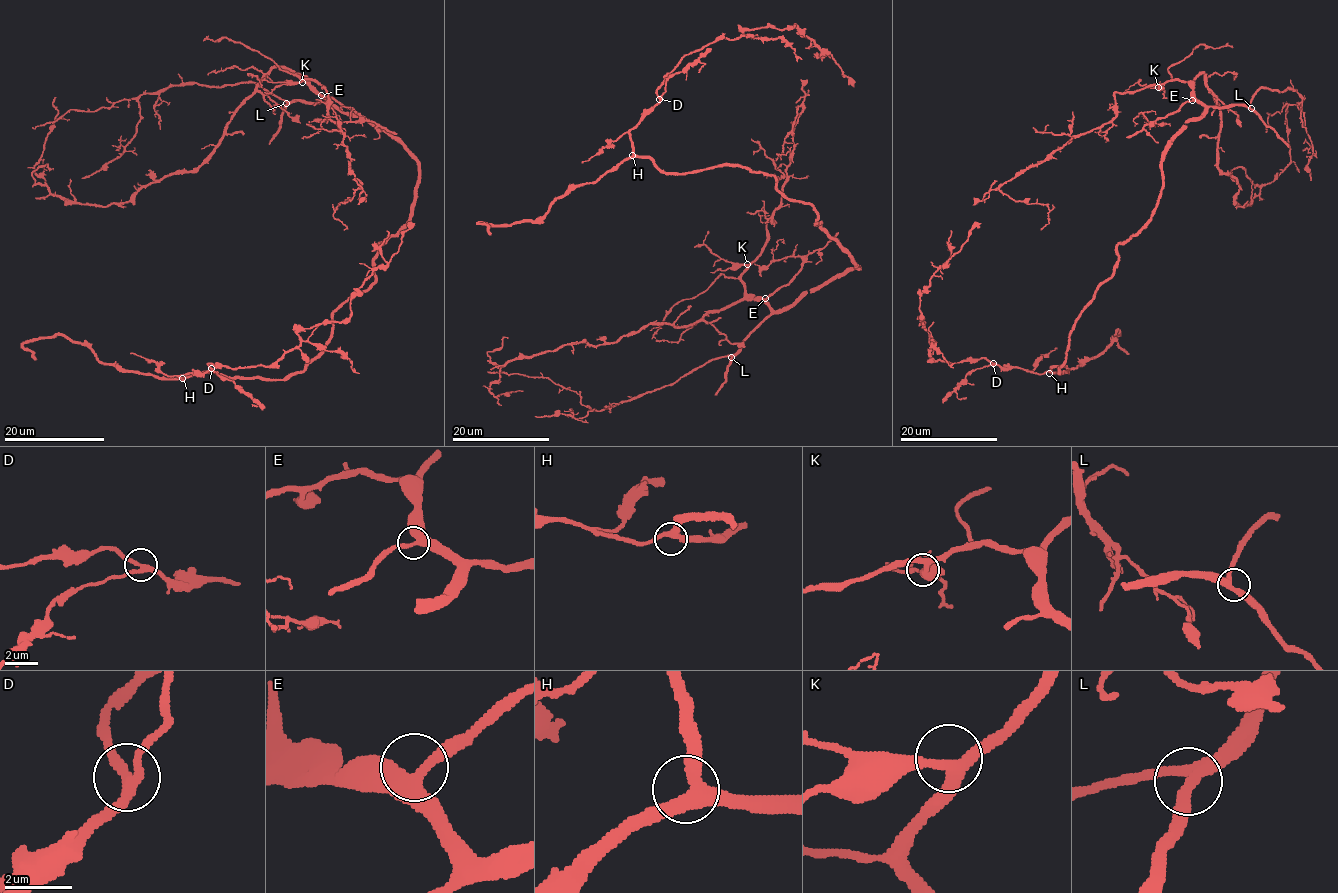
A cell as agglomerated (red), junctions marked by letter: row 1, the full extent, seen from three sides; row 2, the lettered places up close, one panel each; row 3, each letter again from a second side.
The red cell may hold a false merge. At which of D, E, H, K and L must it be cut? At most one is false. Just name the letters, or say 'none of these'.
none of these

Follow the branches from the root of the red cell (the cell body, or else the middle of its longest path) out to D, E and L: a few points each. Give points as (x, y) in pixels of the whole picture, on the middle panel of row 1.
D: (824, 230), (816, 210), (789, 201), (772, 175), (737, 166), (665, 173), (638, 157), (629, 132), (660, 99)
E: (824, 230), (852, 258), (858, 268), (849, 267), (840, 276), (803, 293), (792, 304), (775, 311), (765, 298)
L: (824, 230), (852, 258), (858, 268), (849, 267), (840, 276), (803, 293), (792, 304), (767, 316), (731, 357)

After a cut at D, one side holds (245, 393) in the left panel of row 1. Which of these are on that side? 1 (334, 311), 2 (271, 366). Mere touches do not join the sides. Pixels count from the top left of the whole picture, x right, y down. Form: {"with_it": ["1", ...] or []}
{"with_it": ["1"]}

